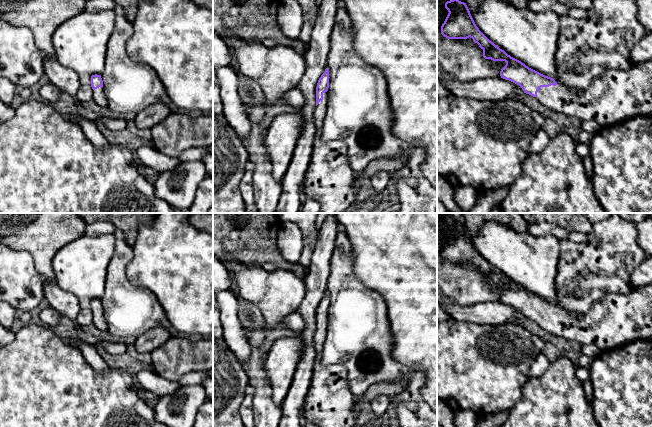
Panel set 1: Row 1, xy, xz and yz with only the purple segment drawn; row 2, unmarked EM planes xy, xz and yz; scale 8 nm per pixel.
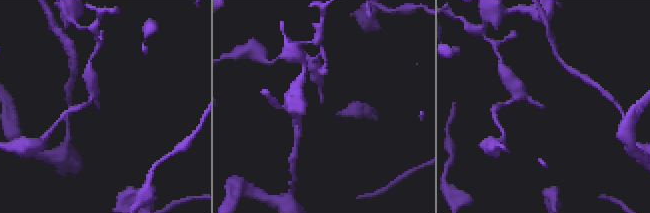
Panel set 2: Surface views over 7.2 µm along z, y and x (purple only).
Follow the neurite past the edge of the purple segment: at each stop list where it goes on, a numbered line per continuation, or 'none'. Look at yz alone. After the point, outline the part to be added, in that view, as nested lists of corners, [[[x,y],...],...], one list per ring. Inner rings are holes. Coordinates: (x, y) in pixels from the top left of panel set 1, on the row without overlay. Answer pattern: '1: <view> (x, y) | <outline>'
1: yz (615, 320) | [[[652,284],[627,294],[607,295],[581,316],[561,307],[541,311],[536,322],[552,335],[595,345],[600,351],[636,340],[652,341]]]

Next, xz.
1: xz (329, 403) | [[[324,316],[323,323],[314,334],[316,358],[310,387],[302,408],[302,416],[307,422],[312,422],[319,427],[353,427],[363,408],[356,402],[358,397],[349,390],[345,368],[337,364],[324,365],[320,360],[327,330],[327,316]]]

